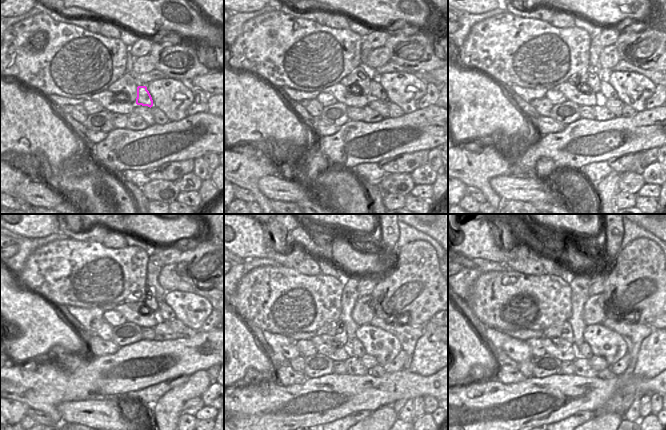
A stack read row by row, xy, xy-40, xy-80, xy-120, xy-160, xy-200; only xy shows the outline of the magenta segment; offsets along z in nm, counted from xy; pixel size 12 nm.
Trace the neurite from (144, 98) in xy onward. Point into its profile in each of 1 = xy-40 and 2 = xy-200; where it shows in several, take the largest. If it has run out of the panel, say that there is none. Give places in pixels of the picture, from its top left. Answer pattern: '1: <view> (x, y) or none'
1: xy-40 (377, 93)
2: xy-200 (608, 291)

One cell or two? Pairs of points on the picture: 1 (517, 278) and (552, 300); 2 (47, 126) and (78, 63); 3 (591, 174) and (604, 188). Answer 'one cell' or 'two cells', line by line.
1: one cell
2: two cells
3: two cells

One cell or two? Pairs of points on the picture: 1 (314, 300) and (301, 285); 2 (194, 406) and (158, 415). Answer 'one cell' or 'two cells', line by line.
1: one cell
2: one cell

